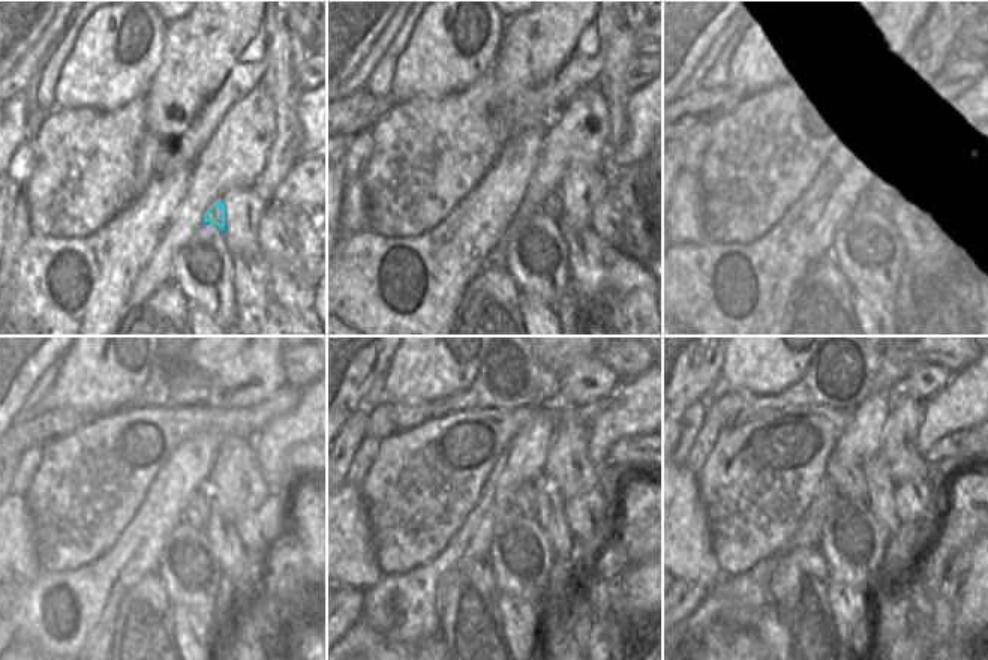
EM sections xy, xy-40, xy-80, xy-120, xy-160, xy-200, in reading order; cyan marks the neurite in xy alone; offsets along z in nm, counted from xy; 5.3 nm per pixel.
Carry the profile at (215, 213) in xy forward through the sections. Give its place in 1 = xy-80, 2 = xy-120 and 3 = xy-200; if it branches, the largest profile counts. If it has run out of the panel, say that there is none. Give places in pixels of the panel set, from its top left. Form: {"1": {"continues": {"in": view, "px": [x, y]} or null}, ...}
{"1": {"continues": {"in": "xy-80", "px": [876, 189]}}, "2": {"continues": {"in": "xy-120", "px": [195, 515]}}, "3": {"continues": {"in": "xy-200", "px": [849, 482]}}}

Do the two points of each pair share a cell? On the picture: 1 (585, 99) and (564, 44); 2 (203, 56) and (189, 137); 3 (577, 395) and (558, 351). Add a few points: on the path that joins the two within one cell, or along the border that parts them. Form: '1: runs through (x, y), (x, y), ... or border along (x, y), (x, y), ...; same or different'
1: border along (594, 83), (576, 92), (555, 113); different
2: runs through (195, 77), (164, 108), (168, 120); same
3: runs through (577, 384), (577, 371), (568, 362); same

